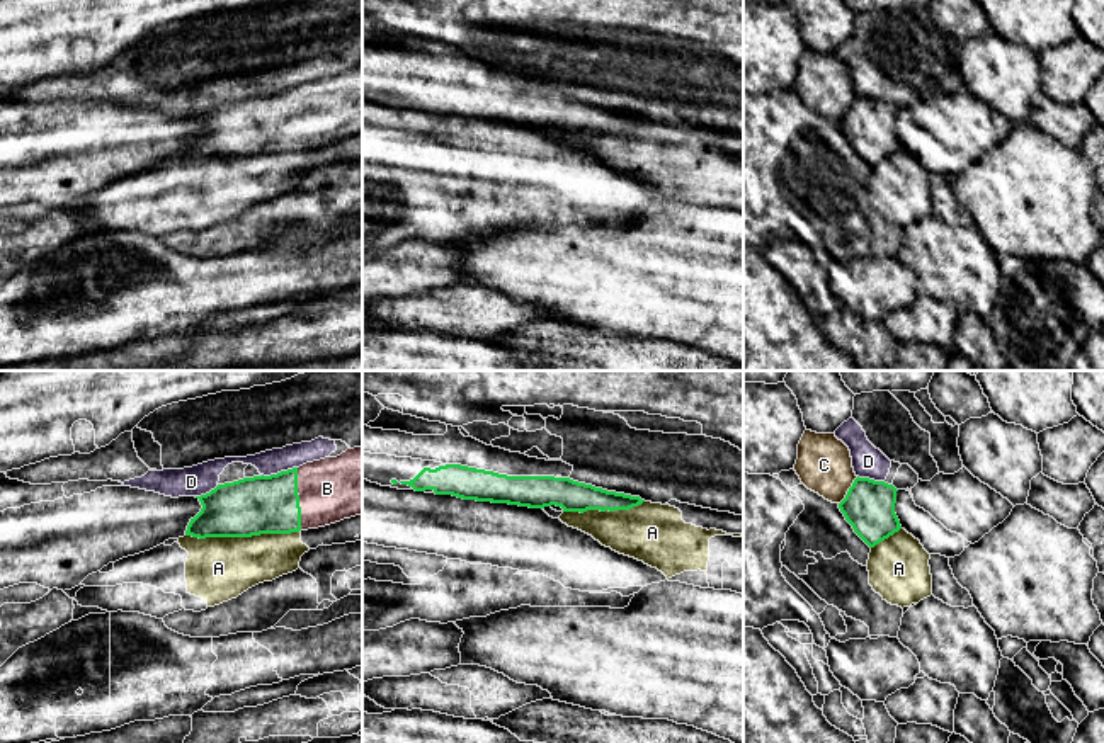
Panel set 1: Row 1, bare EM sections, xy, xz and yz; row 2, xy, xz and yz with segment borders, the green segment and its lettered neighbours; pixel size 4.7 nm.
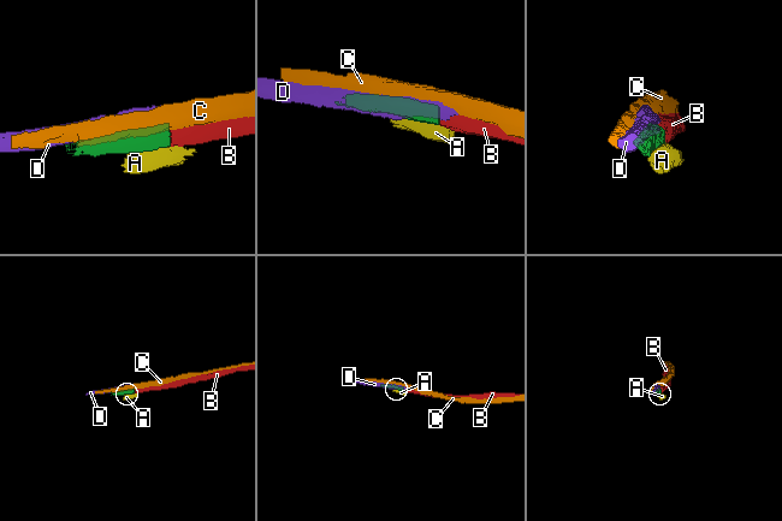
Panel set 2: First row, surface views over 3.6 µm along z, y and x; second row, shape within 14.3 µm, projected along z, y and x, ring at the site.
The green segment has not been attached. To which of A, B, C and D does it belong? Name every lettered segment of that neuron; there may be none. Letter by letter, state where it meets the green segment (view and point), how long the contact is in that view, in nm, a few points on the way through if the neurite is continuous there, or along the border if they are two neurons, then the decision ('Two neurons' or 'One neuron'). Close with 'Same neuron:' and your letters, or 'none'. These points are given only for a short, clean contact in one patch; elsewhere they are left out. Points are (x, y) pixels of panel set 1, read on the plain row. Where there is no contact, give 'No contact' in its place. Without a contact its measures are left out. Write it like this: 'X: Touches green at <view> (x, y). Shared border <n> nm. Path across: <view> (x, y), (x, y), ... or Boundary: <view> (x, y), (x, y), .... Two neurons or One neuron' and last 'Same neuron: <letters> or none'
A: Touches green at xy (242, 155). Shared border 550 nm. Two neurons
B: Touches green at xy (298, 118). Shared border 300 nm. Path across: xy (256, 124), (283, 123), (298, 118), (334, 107). One neuron
C: Touches green at yz (849, 109). Shared border 160 nm. Two neurons
D: Touches green at xy (281, 90). Shared border 170 nm. Two neurons
Same neuron: B

